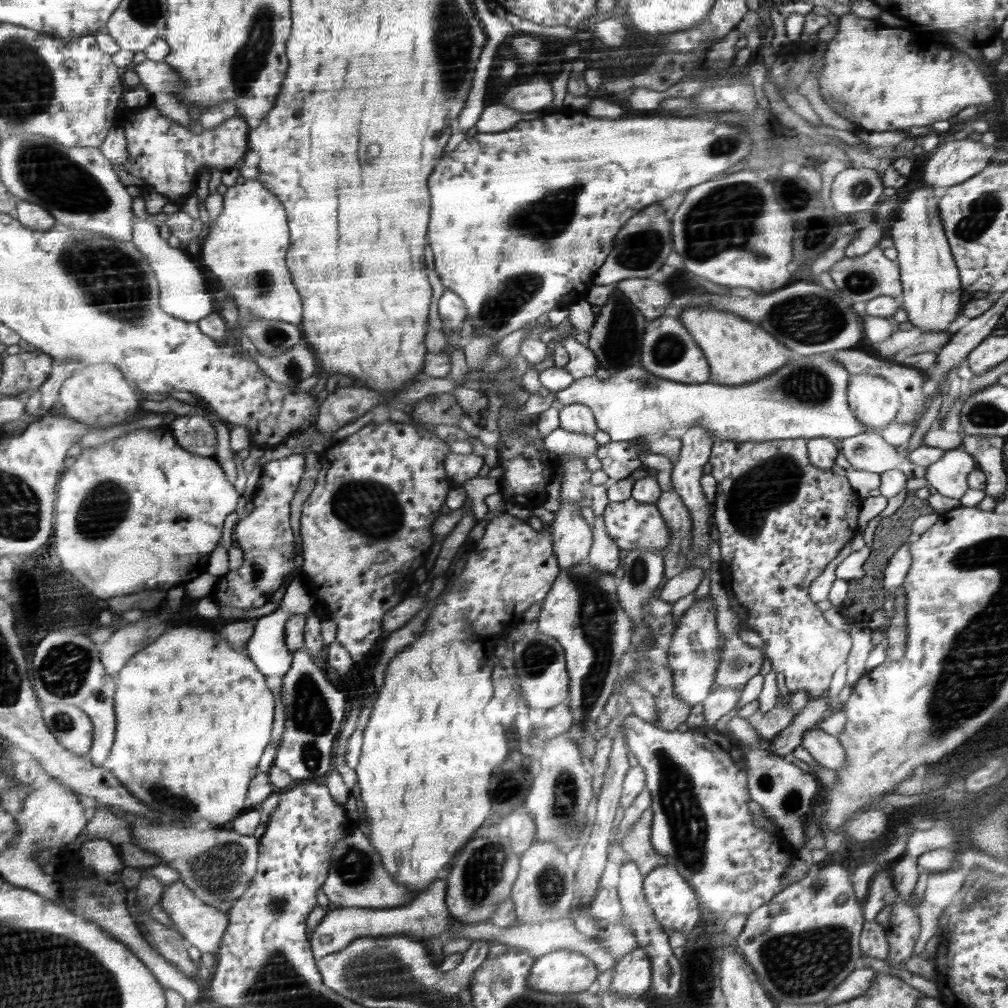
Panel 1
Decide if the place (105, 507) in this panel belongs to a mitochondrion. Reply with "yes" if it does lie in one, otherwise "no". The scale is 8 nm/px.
yes

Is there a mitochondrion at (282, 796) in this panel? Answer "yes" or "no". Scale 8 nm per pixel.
no

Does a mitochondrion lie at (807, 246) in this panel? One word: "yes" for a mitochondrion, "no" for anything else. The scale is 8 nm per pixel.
no

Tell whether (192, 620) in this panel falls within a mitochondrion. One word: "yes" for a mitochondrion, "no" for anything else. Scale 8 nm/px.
no

